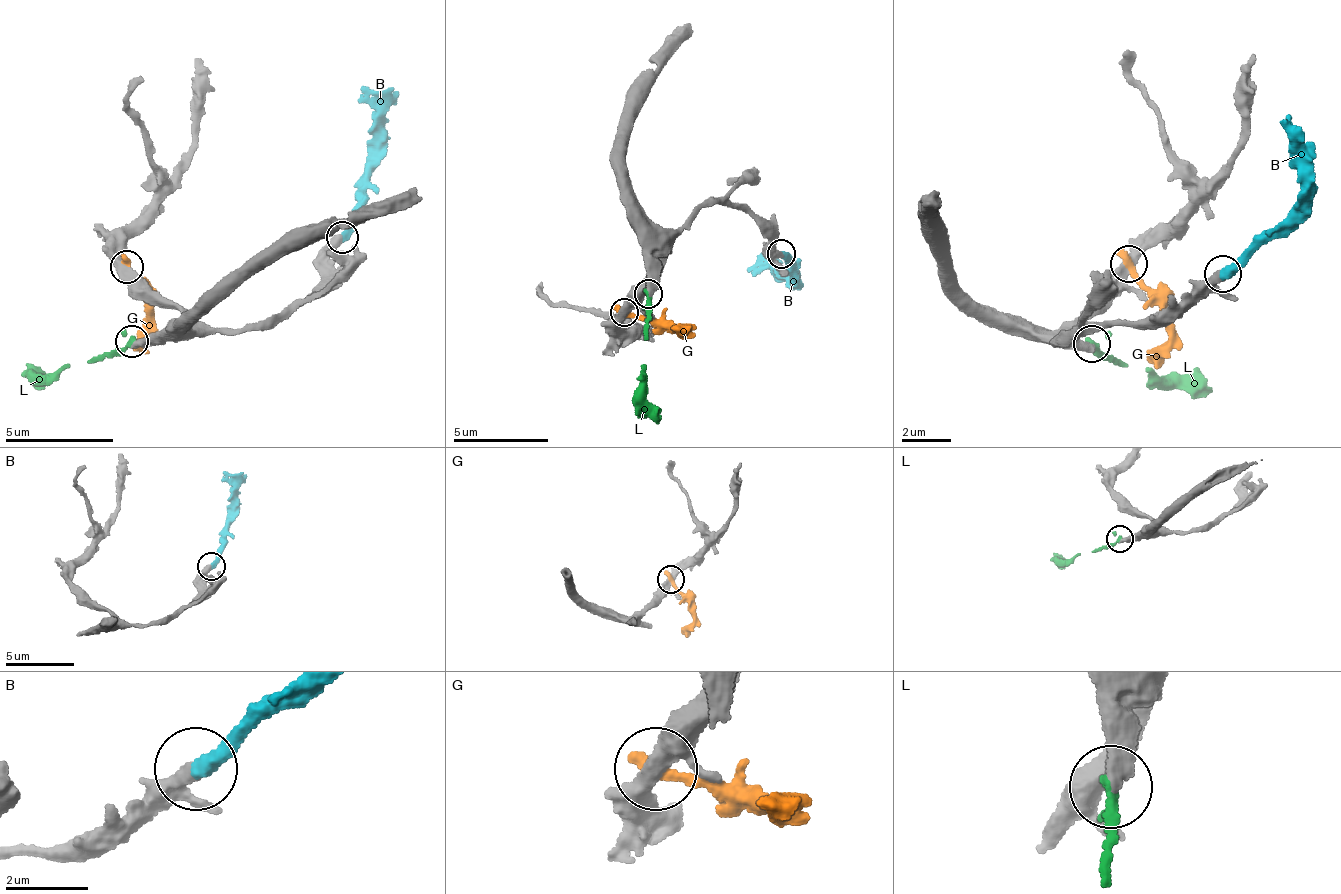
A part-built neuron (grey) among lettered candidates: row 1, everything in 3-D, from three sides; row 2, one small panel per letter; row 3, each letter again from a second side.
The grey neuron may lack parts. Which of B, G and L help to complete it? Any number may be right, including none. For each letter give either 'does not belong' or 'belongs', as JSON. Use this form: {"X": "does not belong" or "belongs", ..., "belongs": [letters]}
{"B": "belongs", "G": "does not belong", "L": "does not belong", "belongs": ["B"]}

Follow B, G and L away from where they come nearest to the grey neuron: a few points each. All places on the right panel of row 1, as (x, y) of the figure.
B: (1222, 273), (1276, 226), (1298, 198), (1298, 137), (1279, 120)
G: (1126, 265), (1166, 329), (1147, 364)
L: (1094, 345), (1158, 376), (1189, 379), (1214, 392)

